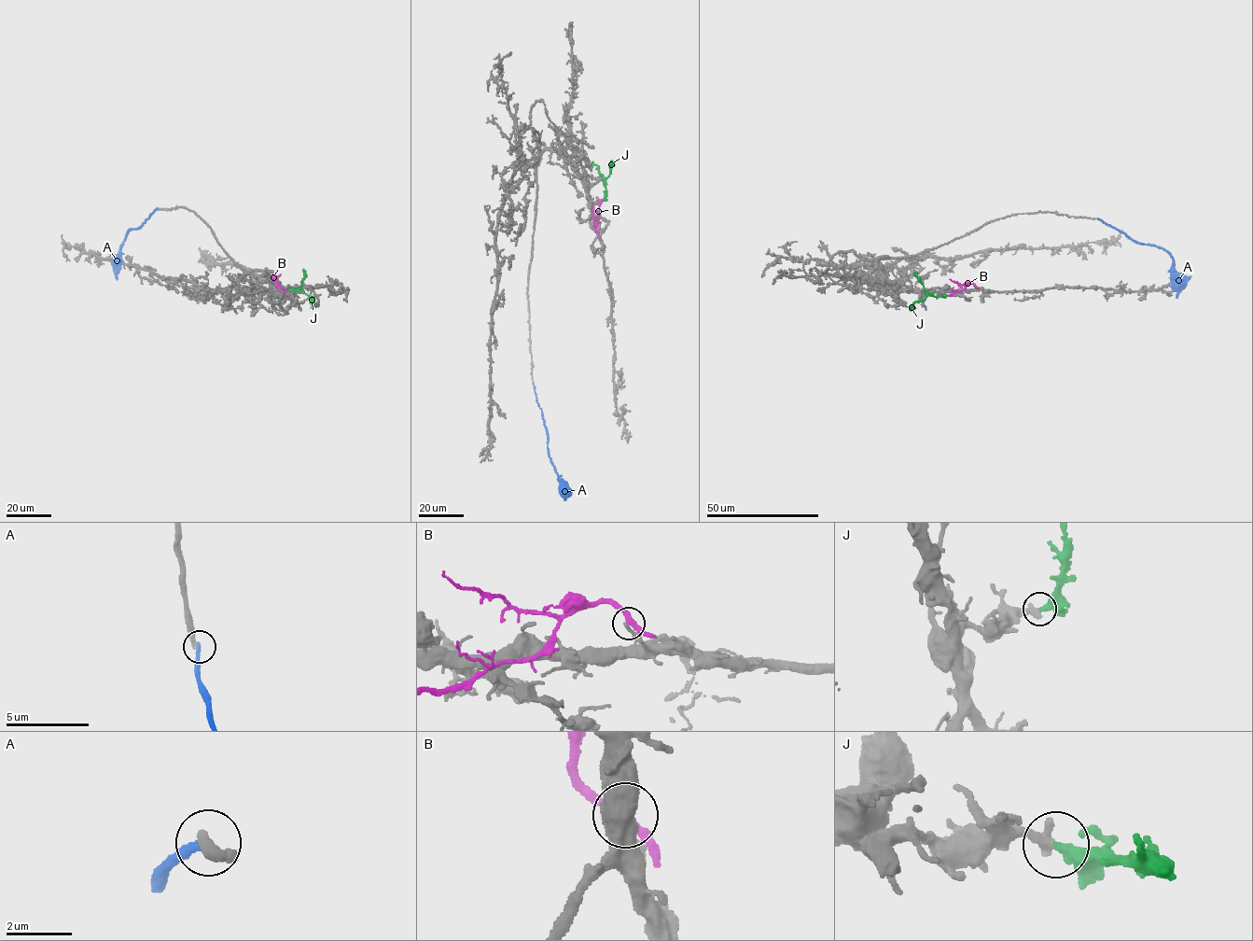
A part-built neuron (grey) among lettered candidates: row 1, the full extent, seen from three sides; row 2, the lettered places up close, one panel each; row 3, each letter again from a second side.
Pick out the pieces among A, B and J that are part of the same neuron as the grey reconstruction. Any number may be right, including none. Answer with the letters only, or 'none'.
J

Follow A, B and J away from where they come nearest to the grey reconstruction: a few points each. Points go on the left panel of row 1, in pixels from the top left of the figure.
A: (158, 208), (139, 228), (128, 231), (120, 250), (117, 279)
B: (271, 277), (280, 289), (286, 291)
J: (289, 289), (301, 289), (311, 297), (312, 307)

